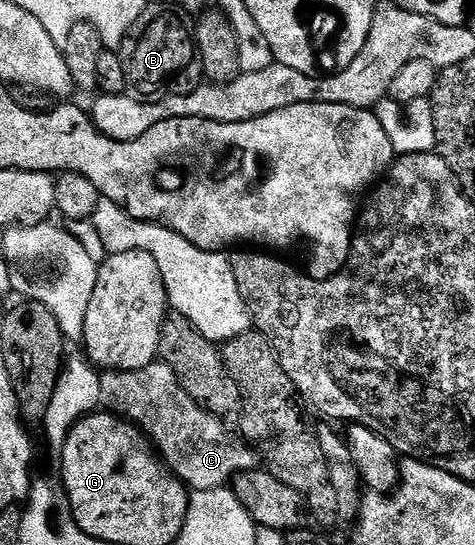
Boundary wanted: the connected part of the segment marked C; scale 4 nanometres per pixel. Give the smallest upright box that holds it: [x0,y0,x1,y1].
[100,361,259,492]

